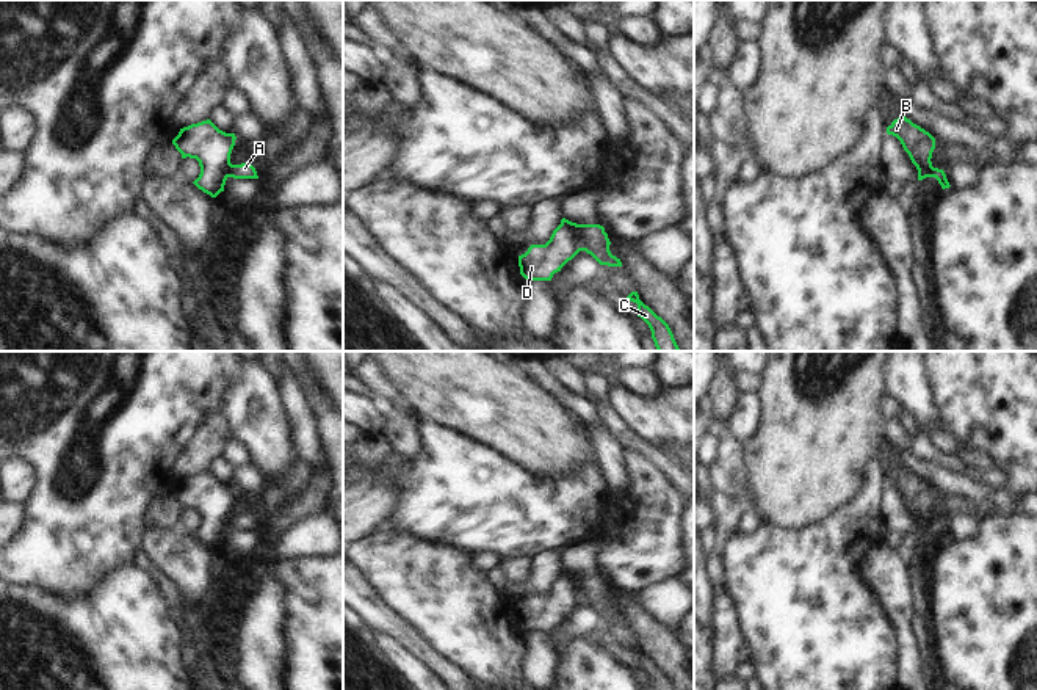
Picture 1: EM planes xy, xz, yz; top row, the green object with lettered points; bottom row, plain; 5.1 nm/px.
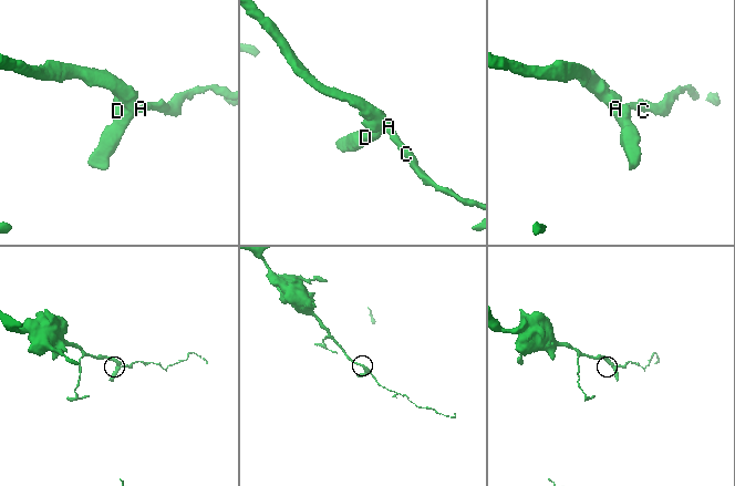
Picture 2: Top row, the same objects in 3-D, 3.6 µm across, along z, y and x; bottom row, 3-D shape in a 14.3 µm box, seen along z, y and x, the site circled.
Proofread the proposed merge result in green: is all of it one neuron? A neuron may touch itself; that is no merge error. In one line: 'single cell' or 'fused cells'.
fused cells

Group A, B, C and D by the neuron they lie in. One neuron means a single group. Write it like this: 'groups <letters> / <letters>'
groups A C / B D

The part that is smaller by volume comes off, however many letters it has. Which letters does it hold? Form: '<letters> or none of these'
A, C

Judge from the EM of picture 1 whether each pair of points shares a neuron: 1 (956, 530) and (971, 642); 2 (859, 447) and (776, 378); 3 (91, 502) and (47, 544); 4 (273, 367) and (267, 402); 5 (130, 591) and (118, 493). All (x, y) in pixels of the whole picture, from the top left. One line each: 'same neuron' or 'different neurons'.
1: different neurons
2: same neuron
3: same neuron
4: different neurons
5: different neurons

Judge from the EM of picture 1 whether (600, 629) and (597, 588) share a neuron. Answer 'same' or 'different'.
different

